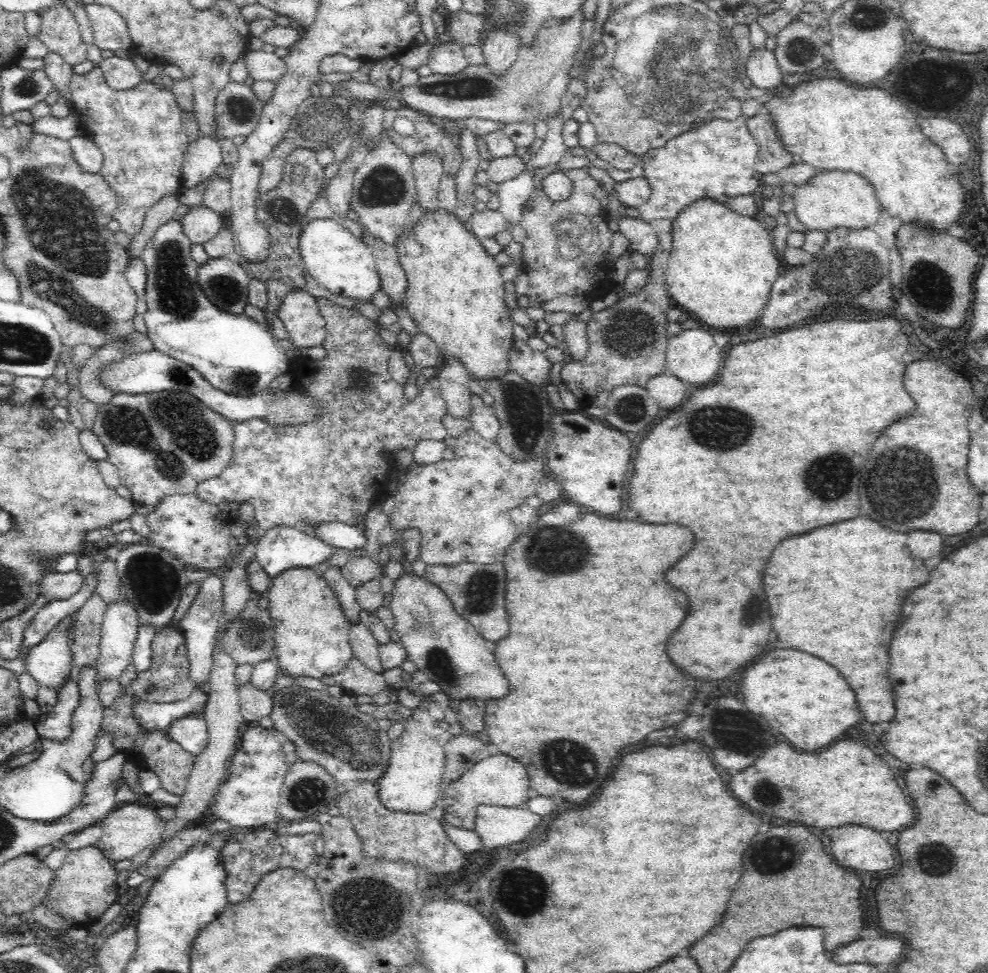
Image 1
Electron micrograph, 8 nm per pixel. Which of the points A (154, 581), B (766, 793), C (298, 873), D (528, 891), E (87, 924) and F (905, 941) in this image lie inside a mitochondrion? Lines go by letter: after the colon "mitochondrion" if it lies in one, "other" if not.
A: mitochondrion
B: mitochondrion
C: other
D: mitochondrion
E: other
F: other

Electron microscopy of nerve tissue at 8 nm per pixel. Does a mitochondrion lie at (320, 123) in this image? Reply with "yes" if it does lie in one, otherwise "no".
yes

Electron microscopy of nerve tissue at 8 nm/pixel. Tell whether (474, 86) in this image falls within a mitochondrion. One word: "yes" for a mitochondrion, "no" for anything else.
yes

